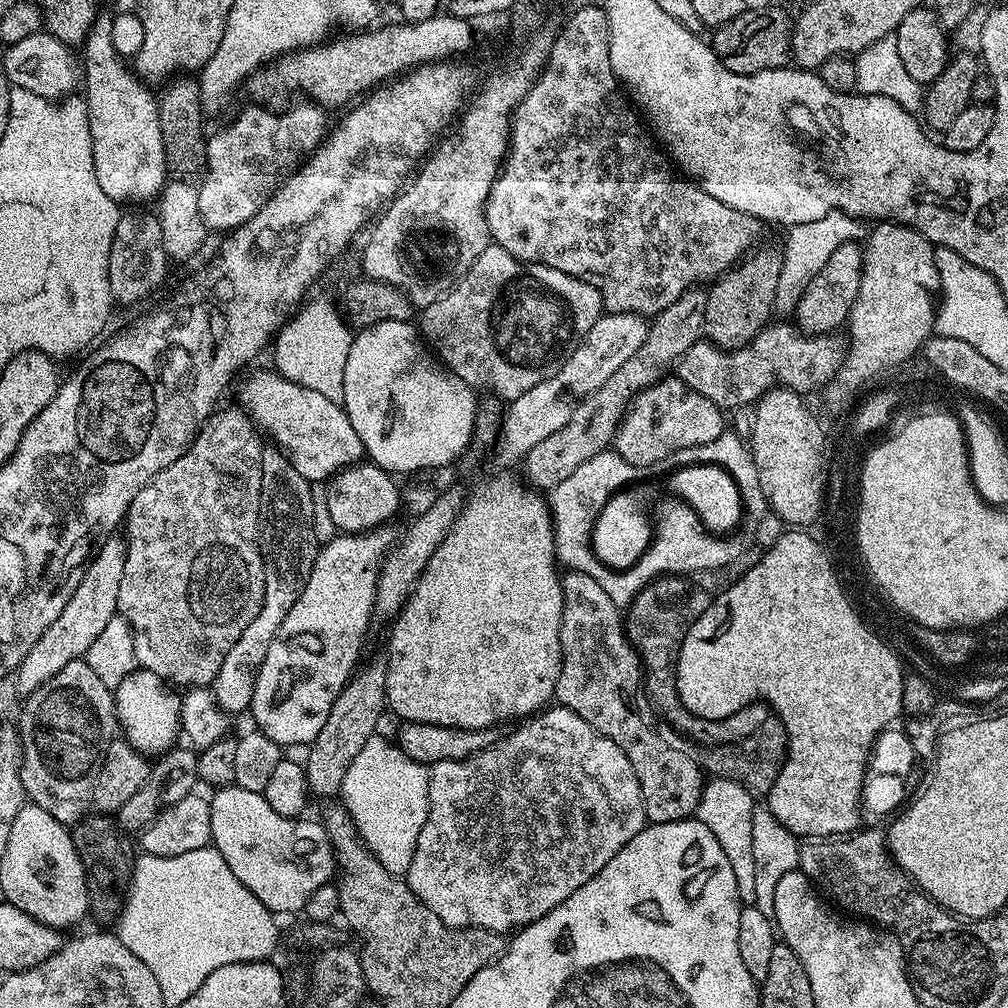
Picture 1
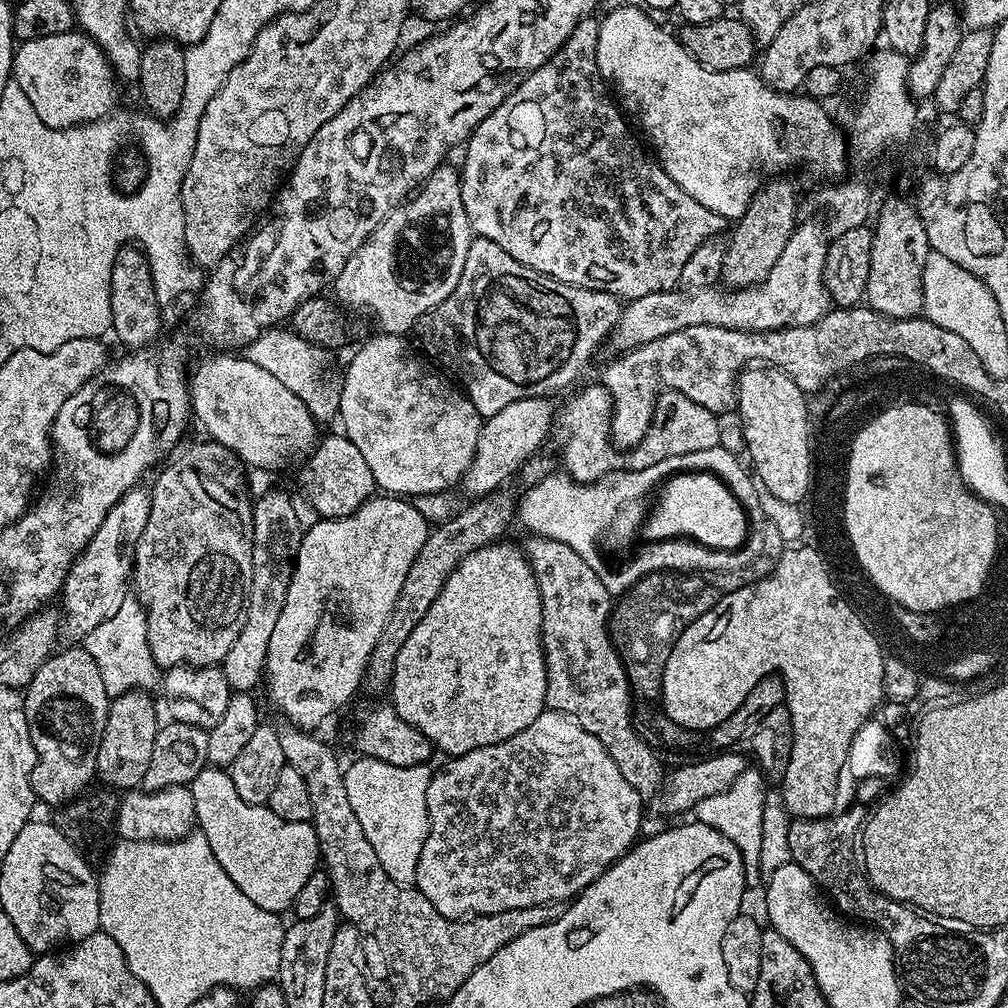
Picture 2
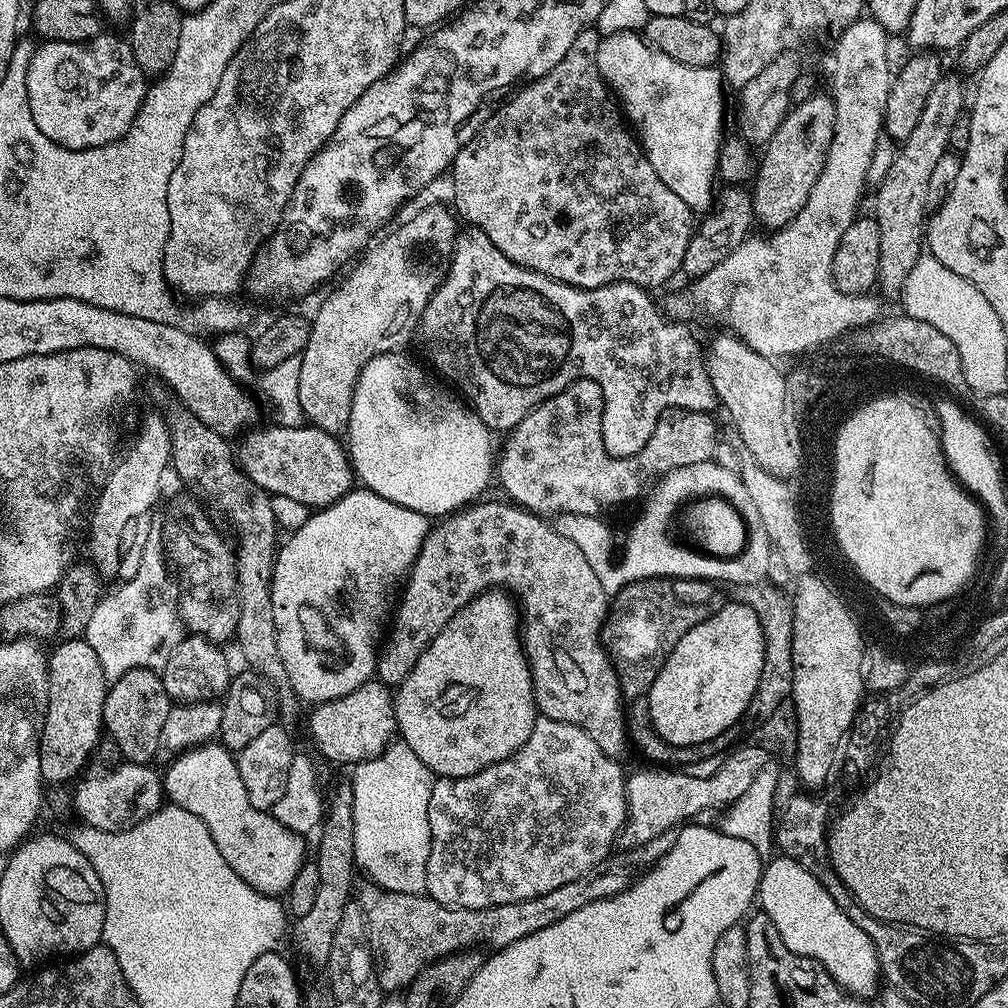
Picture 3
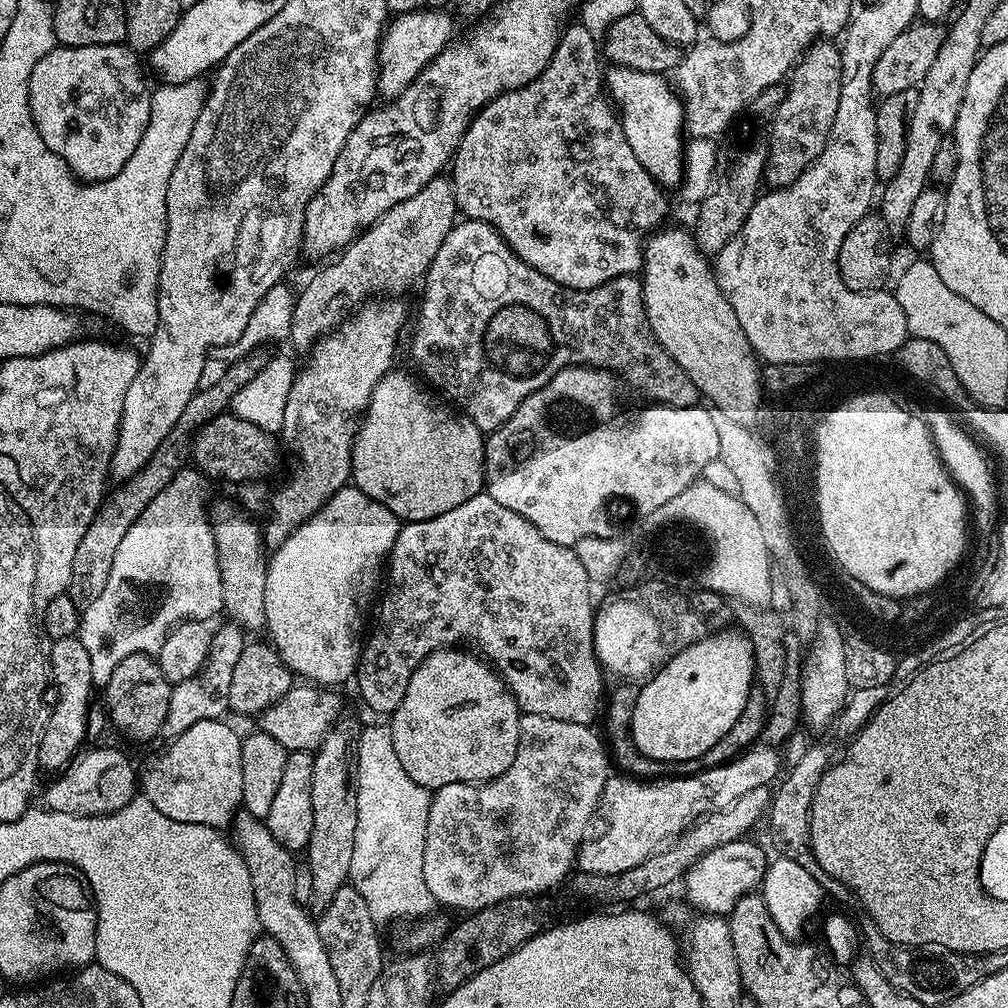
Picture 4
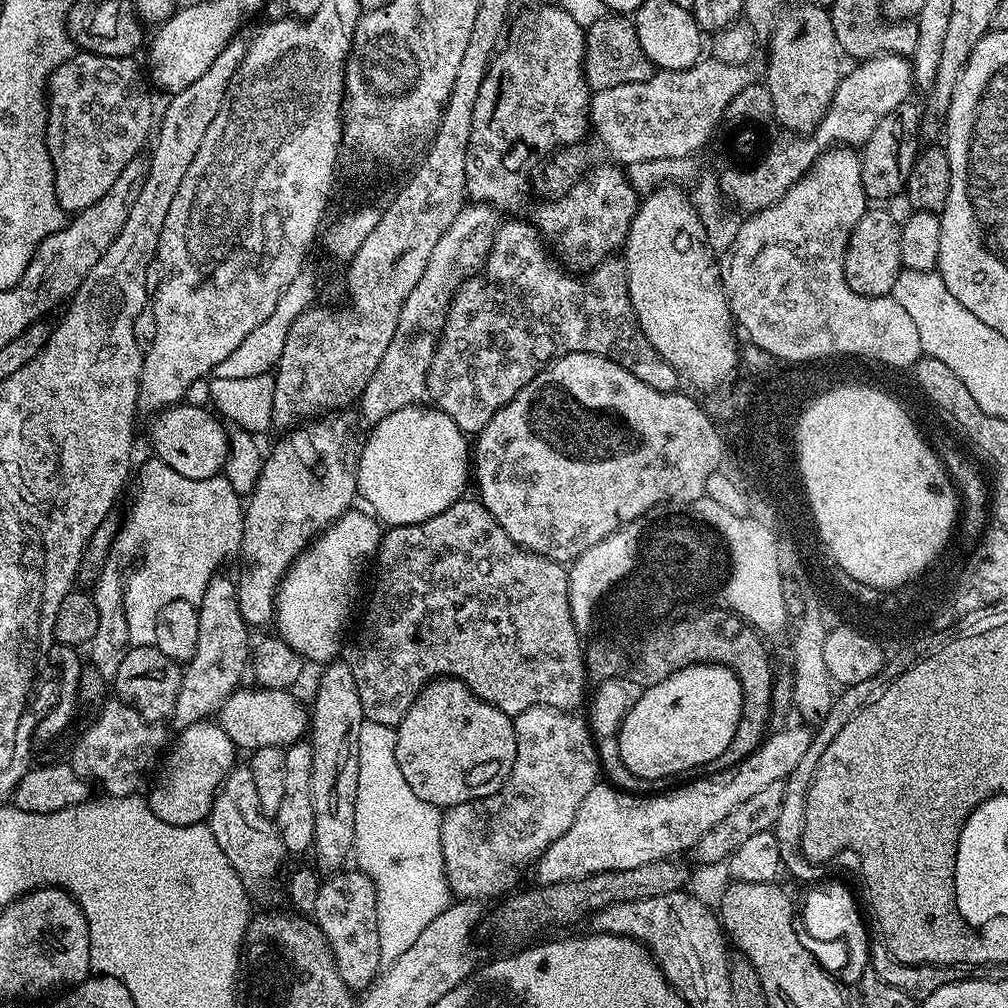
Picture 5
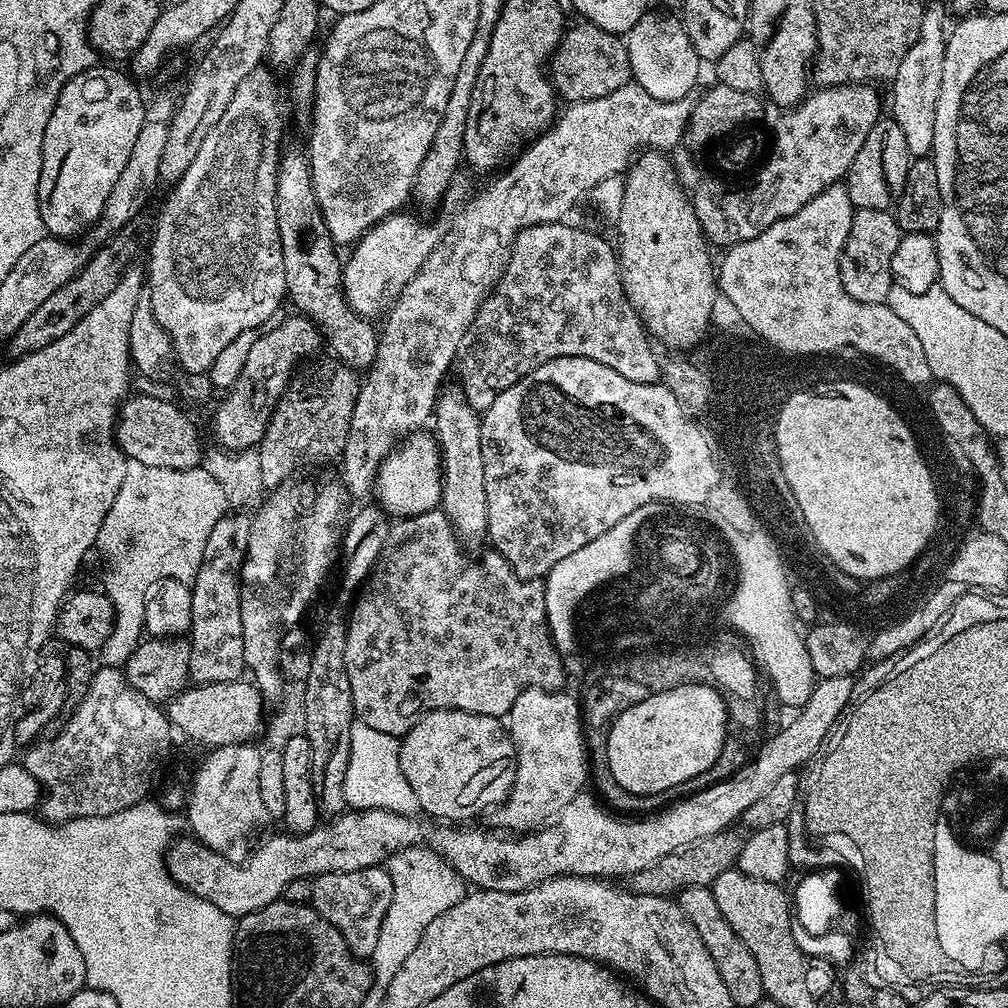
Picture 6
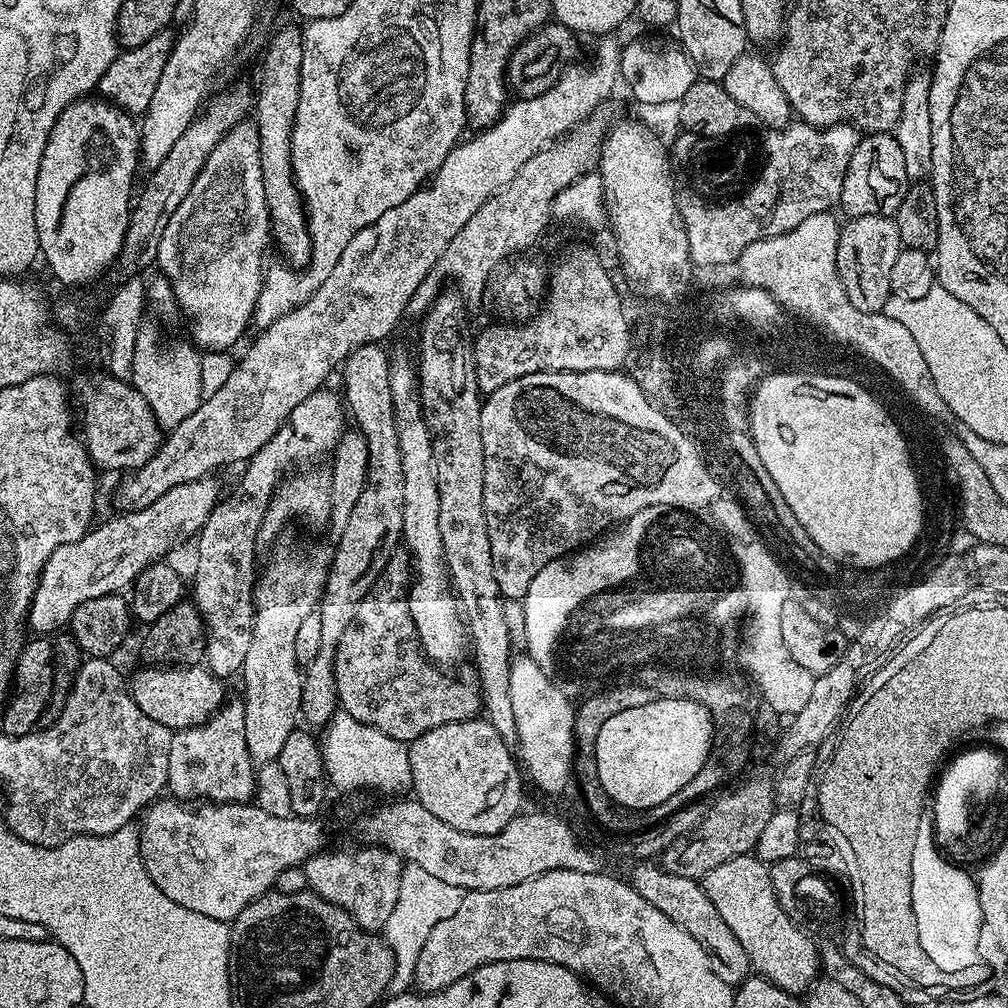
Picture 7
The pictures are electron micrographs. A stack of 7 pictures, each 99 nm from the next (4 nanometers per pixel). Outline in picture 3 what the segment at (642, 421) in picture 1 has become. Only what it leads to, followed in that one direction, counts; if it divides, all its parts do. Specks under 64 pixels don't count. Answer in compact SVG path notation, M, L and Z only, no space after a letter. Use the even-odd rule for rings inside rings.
M575 380L549 400L543 400L537 408L532 408L518 422L518 426L507 433L504 449L499 449L494 472L500 476L504 487L503 495L509 501L527 508L537 514L582 514L600 516L603 508L611 504L620 504L623 500L632 500L640 491L643 493L653 482L678 466L694 466L694 462L706 462L713 459L718 441L716 424L707 412L681 412L673 410L664 413L650 434L650 442L638 450L638 454L619 460L611 456L602 444L602 408L598 403L598 389L593 380Z

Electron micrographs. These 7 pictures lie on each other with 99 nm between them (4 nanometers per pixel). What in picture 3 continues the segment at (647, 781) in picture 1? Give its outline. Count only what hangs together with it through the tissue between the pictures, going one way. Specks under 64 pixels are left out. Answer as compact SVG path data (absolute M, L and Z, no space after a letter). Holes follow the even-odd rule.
M500 500L473 503L443 517L437 523L440 525L437 528L435 525L429 531L395 605L386 639L379 645L375 679L389 686L401 684L426 646L430 646L440 629L450 622L450 618L454 618L454 614L458 614L458 610L484 592L507 589L522 609L524 656L532 670L532 693L539 715L546 720L565 720L568 724L578 726L586 730L594 742L598 742L598 750L602 750L602 754L613 758L623 757L623 752L630 748L628 728L624 725L626 704L620 695L620 680L612 665L612 657L600 638L604 617L610 611L610 593L602 586L602 582L598 582L598 574L594 574L582 550L578 550L578 546L574 546L574 542L570 542L570 538L566 538L551 523L547 524L543 515Z

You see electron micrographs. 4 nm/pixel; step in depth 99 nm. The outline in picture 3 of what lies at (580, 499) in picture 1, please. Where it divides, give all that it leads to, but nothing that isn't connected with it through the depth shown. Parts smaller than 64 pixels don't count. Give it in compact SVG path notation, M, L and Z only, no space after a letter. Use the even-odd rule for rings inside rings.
M713 459L706 462L694 462L694 466L678 466L676 470L670 470L655 481L654 487L647 496L648 501L644 504L644 513L633 522L632 529L628 532L628 541L623 541L622 544L624 553L618 554L616 558L612 556L614 556L614 549L618 547L618 540L612 537L611 526L603 524L600 516L583 516L566 512L557 519L560 521L555 521L554 527L566 538L570 538L570 542L574 542L578 550L582 550L586 562L590 562L594 574L598 574L598 582L602 582L607 592L615 594L626 585L633 584L635 580L668 578L671 577L671 572L676 572L679 568L684 568L688 576L696 575L704 580L722 580L721 582L727 583L755 583L758 578L766 576L768 552L765 548L764 528L761 527L756 508L752 507L748 492L744 490L743 478L739 471L720 466ZM708 488L714 492L726 494L740 506L740 510L746 512L748 522L750 522L750 526L742 530L746 538L746 554L740 554L738 558L720 560L720 558L710 558L714 554L708 554L708 548L696 552L683 552L682 545L678 544L674 538L670 538L668 532L664 532L666 520L670 512L676 508L676 504L690 490L704 492Z

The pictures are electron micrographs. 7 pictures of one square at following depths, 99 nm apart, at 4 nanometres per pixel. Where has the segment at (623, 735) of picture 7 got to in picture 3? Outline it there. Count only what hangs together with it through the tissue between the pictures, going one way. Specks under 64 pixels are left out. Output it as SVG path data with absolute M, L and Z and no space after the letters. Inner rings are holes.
M722 603L721 609L712 617L682 634L678 646L668 653L659 674L652 677L652 685L646 693L651 731L667 744L692 749L695 744L710 742L710 738L718 738L718 734L735 729L736 719L747 713L748 704L758 686L763 660L754 610L742 603Z

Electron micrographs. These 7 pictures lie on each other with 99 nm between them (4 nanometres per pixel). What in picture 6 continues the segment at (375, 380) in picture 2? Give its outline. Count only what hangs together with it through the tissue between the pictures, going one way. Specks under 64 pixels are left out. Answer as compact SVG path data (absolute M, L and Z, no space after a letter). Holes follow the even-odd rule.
M421 430L403 437L402 443L388 453L376 471L374 496L377 496L379 507L392 518L417 516L423 512L431 512L440 504L443 492L444 470L440 467L440 447L436 445L435 435L431 431Z

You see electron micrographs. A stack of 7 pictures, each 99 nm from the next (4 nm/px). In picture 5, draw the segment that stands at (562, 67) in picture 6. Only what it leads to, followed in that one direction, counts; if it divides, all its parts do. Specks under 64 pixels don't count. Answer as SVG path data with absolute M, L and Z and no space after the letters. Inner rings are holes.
M607 14L601 20L587 25L584 33L584 77L593 93L610 86L622 86L630 82L649 80L654 66L646 58L638 42L635 23L624 14Z

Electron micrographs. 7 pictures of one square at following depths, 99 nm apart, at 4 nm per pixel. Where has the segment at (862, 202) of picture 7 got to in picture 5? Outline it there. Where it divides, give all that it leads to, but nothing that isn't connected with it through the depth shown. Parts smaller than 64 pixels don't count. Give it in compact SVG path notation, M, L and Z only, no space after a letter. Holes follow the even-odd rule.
M912 102L898 105L870 134L870 138L862 146L860 152L860 169L862 170L862 190L872 202L888 202L896 195L903 193L908 187L908 176L918 155L916 131L922 128L922 116L916 113Z

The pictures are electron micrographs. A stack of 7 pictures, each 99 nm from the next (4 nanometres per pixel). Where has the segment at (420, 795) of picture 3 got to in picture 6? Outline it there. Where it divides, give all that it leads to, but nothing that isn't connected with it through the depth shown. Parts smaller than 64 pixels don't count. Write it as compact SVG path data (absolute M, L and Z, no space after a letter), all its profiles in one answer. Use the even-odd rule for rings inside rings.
M356 722L350 730L350 762L346 766L346 786L344 787L344 803L349 809L363 810L377 808L386 812L411 813L419 809L418 798L410 790L410 782L402 774L400 765L400 740L390 734L382 734L382 730L373 730L371 726ZM413 846L391 853L386 867L394 882L394 898L390 898L390 910L386 918L382 918L378 946L374 946L374 954L370 958L372 992L376 994L383 994L390 982L394 982L394 974L398 974L402 962L406 962L406 958L410 958L410 953L418 947L422 934L426 934L426 926L430 926L438 914L446 914L452 904L466 895L465 881L431 847Z

